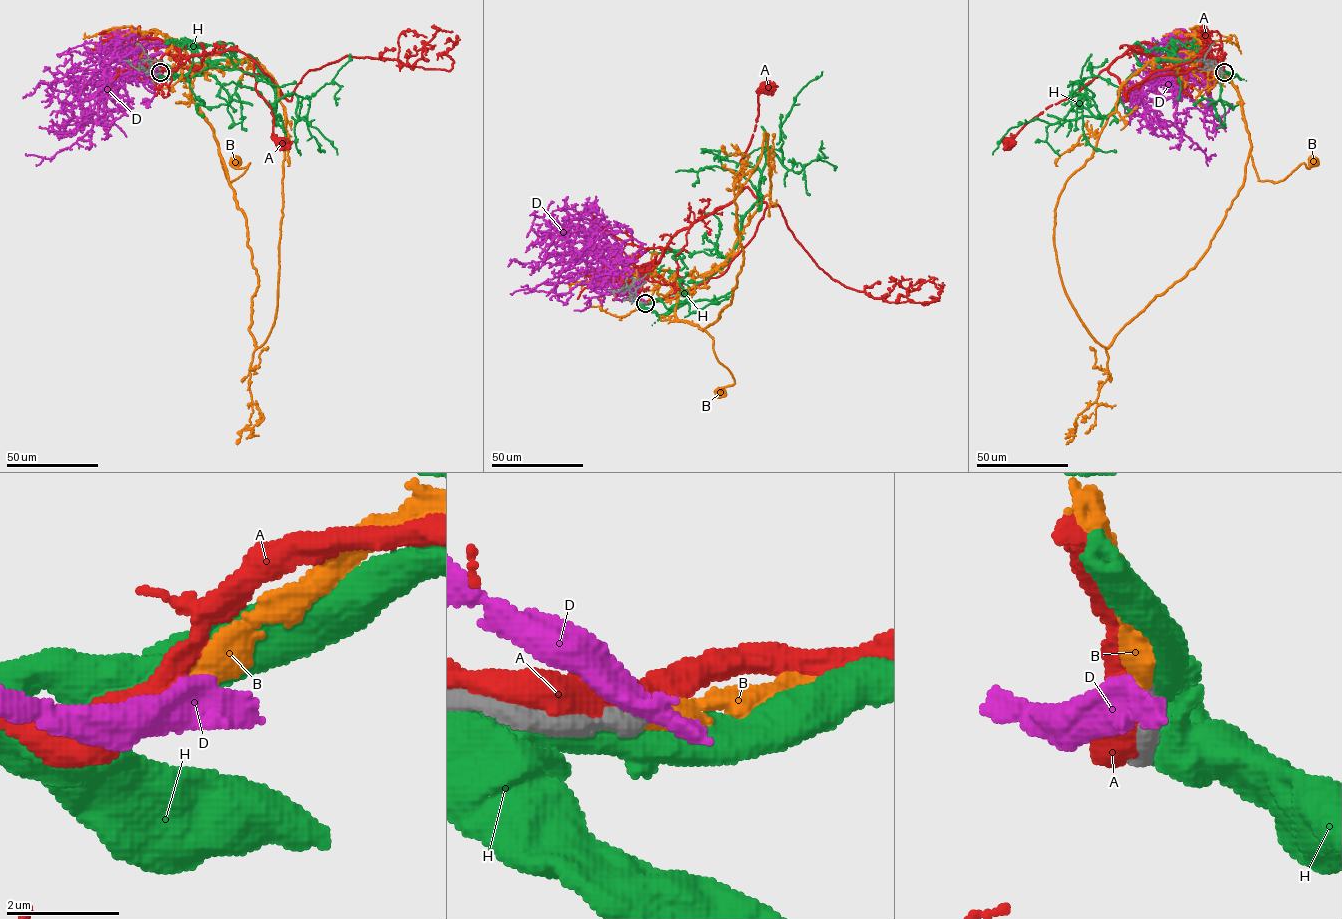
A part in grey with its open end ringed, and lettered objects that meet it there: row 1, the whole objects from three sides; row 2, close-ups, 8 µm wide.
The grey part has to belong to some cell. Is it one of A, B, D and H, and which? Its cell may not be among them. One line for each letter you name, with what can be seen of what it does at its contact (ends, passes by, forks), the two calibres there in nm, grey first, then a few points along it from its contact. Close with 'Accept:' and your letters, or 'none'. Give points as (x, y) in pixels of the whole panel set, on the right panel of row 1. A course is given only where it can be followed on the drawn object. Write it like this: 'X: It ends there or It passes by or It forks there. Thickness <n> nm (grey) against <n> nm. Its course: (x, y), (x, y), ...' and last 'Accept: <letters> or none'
B: It ends there. Thickness 400 nm (grey) against 400 nm. Its course: (1224, 73), (1212, 66), (1230, 81), (1241, 102), (1259, 180), (1282, 180), (1301, 164), (1308, 168), (1313, 160)
Accept: B

